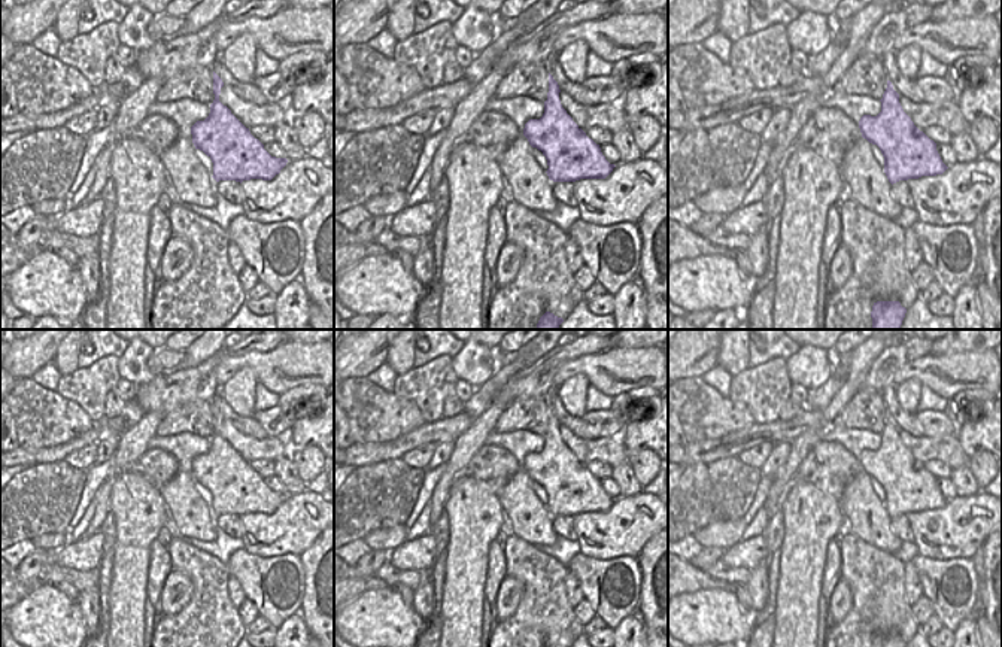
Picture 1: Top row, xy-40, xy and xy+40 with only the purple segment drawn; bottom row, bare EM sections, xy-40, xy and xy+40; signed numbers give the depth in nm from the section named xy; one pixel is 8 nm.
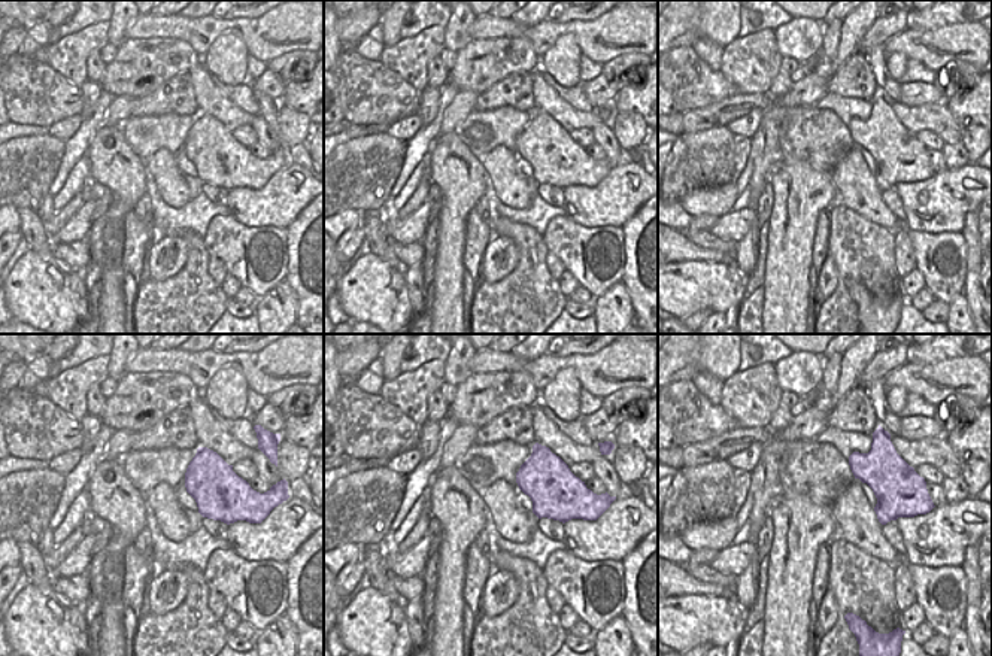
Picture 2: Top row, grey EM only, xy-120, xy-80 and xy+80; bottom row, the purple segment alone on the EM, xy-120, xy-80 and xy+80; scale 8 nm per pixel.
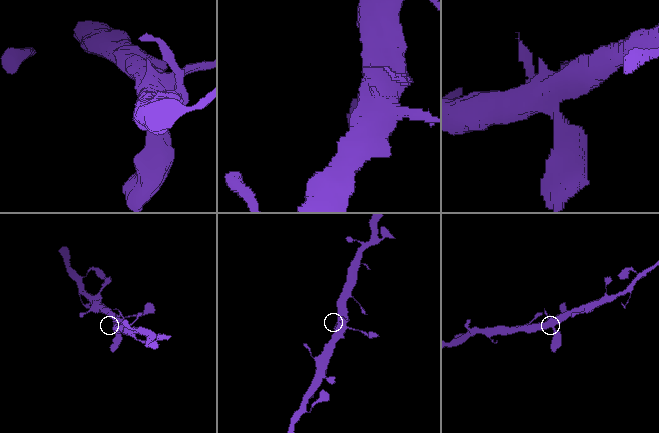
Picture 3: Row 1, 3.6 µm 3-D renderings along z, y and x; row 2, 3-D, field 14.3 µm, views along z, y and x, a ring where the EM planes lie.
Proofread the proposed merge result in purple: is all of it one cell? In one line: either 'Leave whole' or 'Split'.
Leave whole.

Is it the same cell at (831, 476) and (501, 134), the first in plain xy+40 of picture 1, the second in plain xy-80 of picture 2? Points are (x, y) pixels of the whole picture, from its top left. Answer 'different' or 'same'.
different

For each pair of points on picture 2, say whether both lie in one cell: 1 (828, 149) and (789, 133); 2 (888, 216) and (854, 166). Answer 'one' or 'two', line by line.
1: one
2: one

